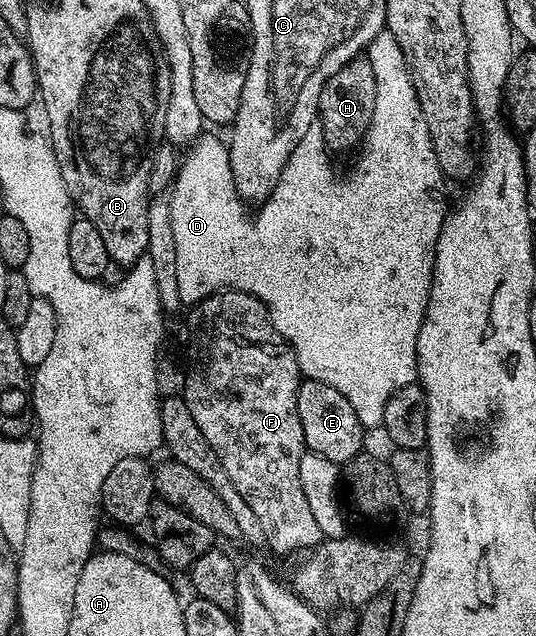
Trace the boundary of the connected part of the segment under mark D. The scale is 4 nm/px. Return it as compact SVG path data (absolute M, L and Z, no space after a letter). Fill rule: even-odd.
M389 31L380 32L372 40L367 49L367 58L371 62L371 70L375 70L375 110L371 118L371 126L367 130L363 143L360 145L361 157L353 164L353 169L346 176L333 176L333 168L329 165L331 153L325 142L325 133L320 123L314 122L307 134L299 138L299 146L291 150L291 158L283 166L279 174L279 182L275 190L260 205L257 216L251 216L246 201L237 192L231 174L230 154L228 145L220 135L213 139L213 164L209 164L209 176L185 176L178 172L169 194L171 206L171 224L175 239L175 271L179 296L182 305L192 306L205 300L211 293L219 291L237 291L250 293L265 303L269 311L269 320L279 330L279 334L287 343L293 345L293 353L297 365L301 367L302 377L319 382L327 382L327 386L335 386L351 407L359 422L367 430L380 429L385 423L385 411L391 394L403 390L403 386L417 380L417 343L419 342L419 326L423 326L425 311L429 305L429 291L433 285L433 267L435 266L435 250L439 242L439 230L447 215L445 208L445 184L441 175L441 167L435 158L435 150L431 146L431 134L427 134L427 118L423 118L423 110L419 106L419 98L415 94L413 79L409 73L407 62L403 58L403 50L399 50L399 42ZM221 156L225 156L225 180L217 180L221 176Z

